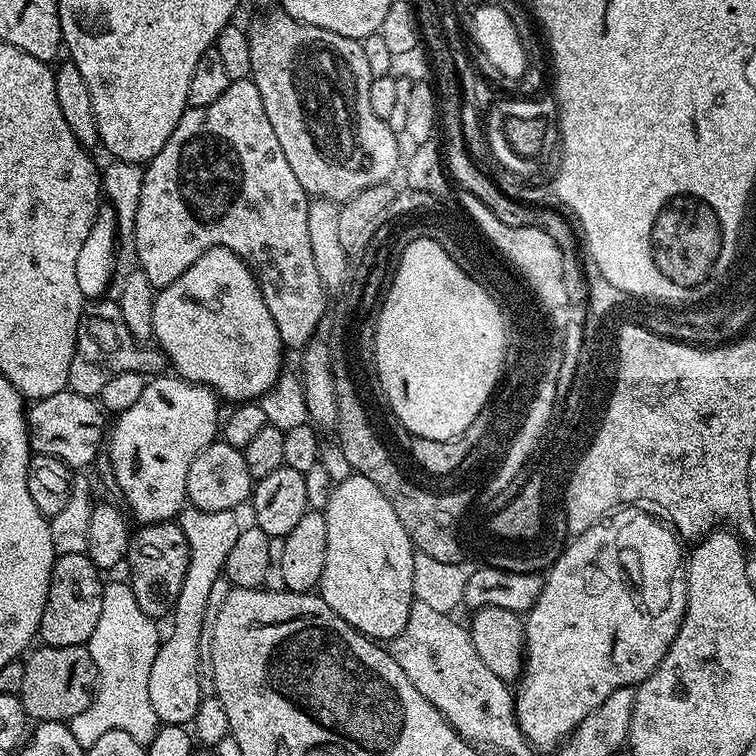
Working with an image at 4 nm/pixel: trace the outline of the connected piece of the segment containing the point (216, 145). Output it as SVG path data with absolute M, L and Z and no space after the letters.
M251 78L246 80L233 80L232 85L222 94L222 98L210 102L210 106L201 108L187 107L178 122L174 126L174 134L166 138L166 146L158 150L154 159L149 160L144 168L144 181L142 182L142 198L138 198L138 214L134 218L134 246L136 247L136 263L150 278L153 288L159 290L170 286L178 274L186 274L202 254L211 248L232 248L244 263L252 269L256 280L260 283L262 298L266 298L266 307L274 318L274 326L278 326L278 334L282 338L285 349L303 350L317 335L316 327L325 323L326 313L330 308L330 294L322 286L322 278L318 278L318 269L314 266L314 254L310 251L310 233L306 231L306 214L308 213L308 193L302 190L298 178L294 178L294 170L290 170L290 162L286 162L286 154L282 154L282 146L274 135L274 129L270 127L270 118L266 118L266 110L262 110L262 94L258 94L258 86L254 86Z

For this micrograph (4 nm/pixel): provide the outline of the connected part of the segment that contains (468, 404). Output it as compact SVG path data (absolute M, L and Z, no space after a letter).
M426 240L417 242L412 249L409 249L408 256L402 257L400 276L392 285L392 296L387 297L386 302L380 307L375 339L375 363L380 387L385 391L393 414L397 416L406 431L412 432L415 436L436 440L453 440L457 436L461 436L467 427L474 422L472 412L479 407L480 400L488 397L488 387L494 383L498 358L502 356L502 341L502 317L500 313L488 300L488 296L483 296L480 288L474 287L472 280L468 280L463 273L457 270L456 264L451 264L448 256L443 256L439 249Z

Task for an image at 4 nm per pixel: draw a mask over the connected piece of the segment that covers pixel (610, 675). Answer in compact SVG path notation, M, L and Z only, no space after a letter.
M628 511L623 518L612 520L607 526L594 528L582 543L574 546L573 552L568 552L568 557L561 561L561 565L553 570L550 575L552 578L550 590L542 590L542 594L538 594L531 612L523 617L526 649L524 671L514 688L516 722L534 749L559 749L561 743L567 740L569 734L580 725L582 718L586 718L586 714L598 710L598 706L602 706L602 702L606 702L606 698L610 698L610 694L614 694L614 690L639 686L660 665L662 658L670 650L670 646L678 634L680 624L684 620L684 611L688 605L686 556L683 551L680 553L679 543L681 544L681 541L678 539L677 533L663 519L654 516L648 520L641 517L641 513L638 511Z

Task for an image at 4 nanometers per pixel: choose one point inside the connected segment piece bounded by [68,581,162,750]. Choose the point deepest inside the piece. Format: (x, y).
(124, 642)

